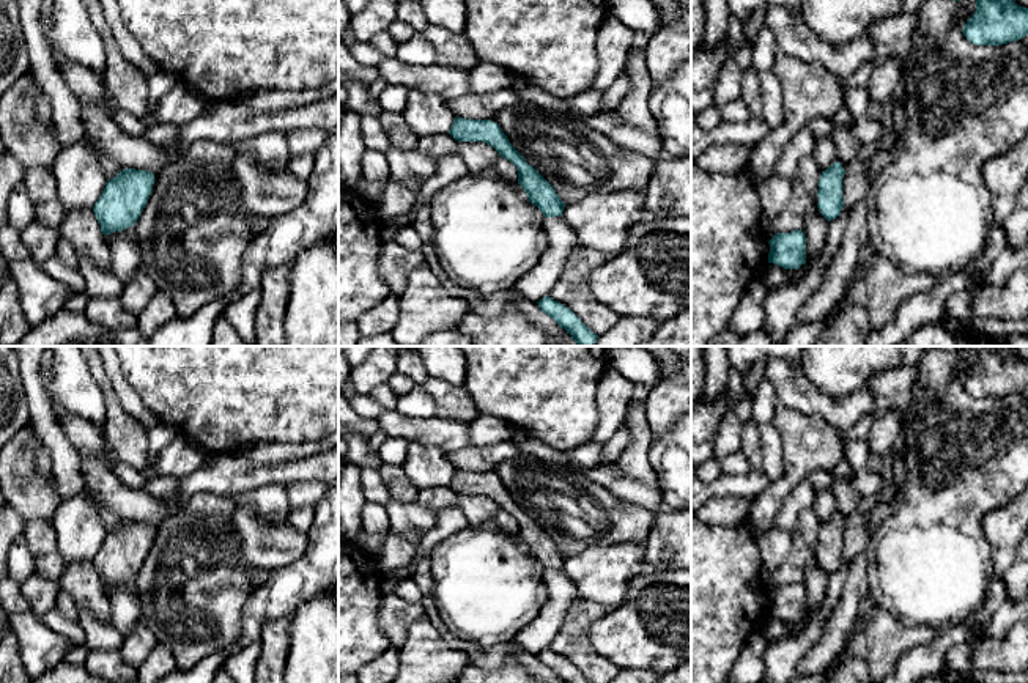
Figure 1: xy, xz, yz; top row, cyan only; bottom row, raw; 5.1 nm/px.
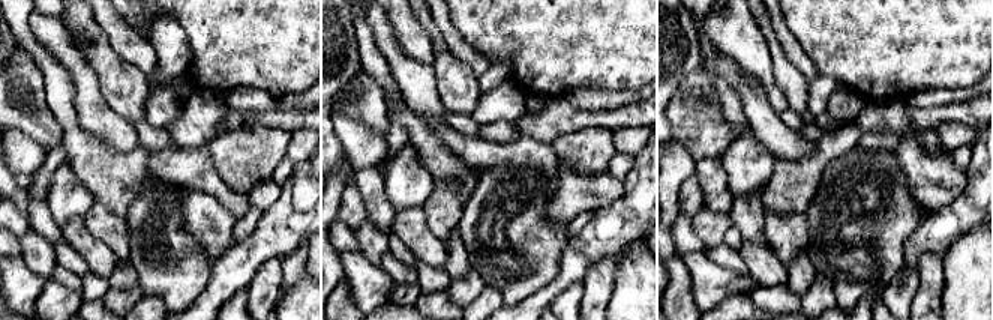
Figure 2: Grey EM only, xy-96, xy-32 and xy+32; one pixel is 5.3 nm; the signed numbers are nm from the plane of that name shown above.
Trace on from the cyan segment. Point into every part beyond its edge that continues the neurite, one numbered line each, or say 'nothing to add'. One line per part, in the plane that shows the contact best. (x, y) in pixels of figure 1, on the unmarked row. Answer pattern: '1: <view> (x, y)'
1: xy (225, 474)

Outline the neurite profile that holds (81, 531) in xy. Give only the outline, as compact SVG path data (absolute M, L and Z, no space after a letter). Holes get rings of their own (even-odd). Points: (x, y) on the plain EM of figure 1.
M83 491L61 502L50 522L66 565L93 562L107 535L98 505Z

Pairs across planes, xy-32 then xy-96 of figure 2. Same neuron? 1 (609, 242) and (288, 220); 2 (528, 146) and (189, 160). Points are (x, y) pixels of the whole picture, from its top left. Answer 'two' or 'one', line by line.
1: one
2: one

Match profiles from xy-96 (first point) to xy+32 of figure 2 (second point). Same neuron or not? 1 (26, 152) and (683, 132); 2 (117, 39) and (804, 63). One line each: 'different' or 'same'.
1: same
2: same

